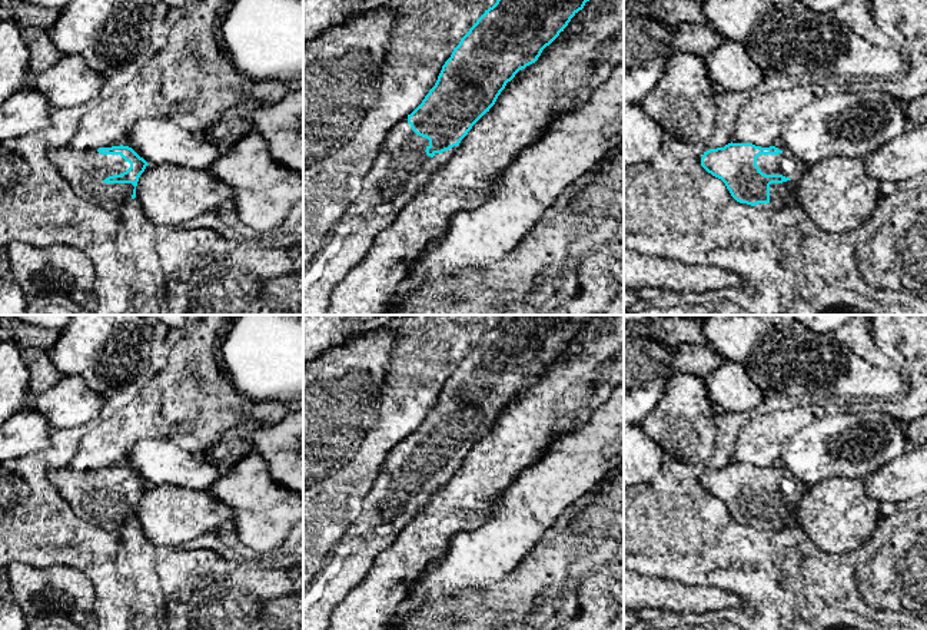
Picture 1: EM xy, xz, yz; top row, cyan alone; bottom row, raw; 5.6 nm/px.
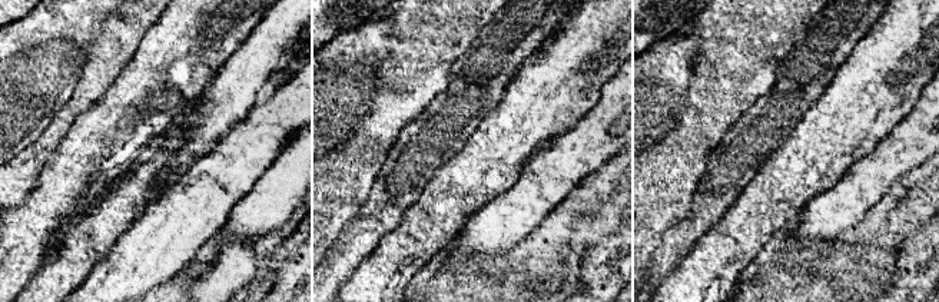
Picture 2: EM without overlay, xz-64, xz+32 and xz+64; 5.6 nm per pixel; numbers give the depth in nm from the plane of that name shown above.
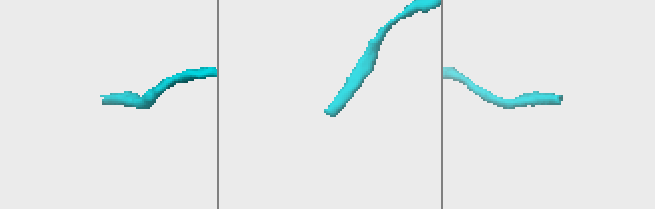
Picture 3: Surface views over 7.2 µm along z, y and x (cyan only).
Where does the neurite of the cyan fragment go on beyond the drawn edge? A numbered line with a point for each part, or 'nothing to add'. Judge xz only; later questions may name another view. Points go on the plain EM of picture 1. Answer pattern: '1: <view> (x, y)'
1: xz (401, 488)

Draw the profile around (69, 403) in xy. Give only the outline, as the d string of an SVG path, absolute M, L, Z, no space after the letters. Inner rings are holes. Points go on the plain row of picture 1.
M77 375L62 377L50 389L30 394L21 408L43 414L52 430L84 425L104 407L104 395L92 391Z

